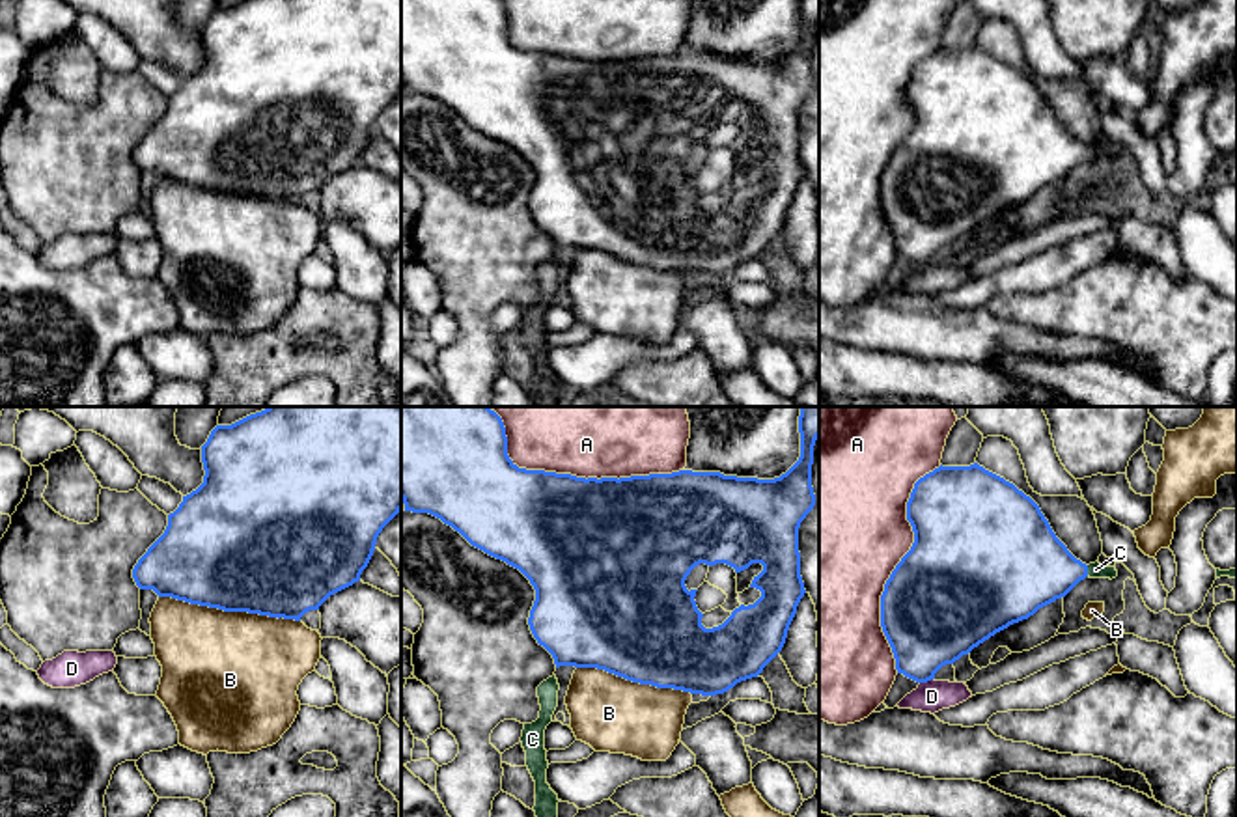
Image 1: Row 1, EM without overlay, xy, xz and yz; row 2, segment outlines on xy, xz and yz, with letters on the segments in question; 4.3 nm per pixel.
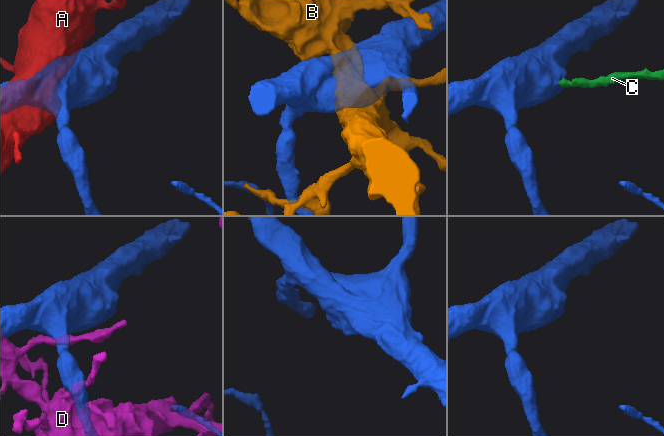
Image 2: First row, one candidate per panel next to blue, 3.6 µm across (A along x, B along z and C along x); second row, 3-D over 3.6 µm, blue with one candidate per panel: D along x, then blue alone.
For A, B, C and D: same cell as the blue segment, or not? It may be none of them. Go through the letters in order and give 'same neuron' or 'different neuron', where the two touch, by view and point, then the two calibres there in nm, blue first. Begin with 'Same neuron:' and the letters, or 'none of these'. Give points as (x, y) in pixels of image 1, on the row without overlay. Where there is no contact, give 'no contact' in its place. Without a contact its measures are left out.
Same neuron: C
A: different neuron; contact xz (575, 58); calibres 500 and 260 nm
B: different neuron; contact xy (230, 193); calibres 500 and 500 nm
C: same neuron; contact yz (1086, 153); calibres 360 and 70 nm
D: different neuron; contact yz (926, 263); calibres 380 and 140 nm

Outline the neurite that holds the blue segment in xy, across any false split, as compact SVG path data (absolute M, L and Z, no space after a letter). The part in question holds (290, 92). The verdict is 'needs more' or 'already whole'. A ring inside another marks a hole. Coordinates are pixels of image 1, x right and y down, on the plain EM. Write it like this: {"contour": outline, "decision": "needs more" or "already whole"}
{"contour": "M243 0L231 7L216 7L202 28L203 65L183 78L179 90L168 97L164 116L147 131L132 151L140 172L153 172L159 179L172 179L190 187L224 194L248 194L269 200L300 203L310 192L334 175L360 162L368 149L382 110L401 93L401 0Z", "decision": "already whole"}

